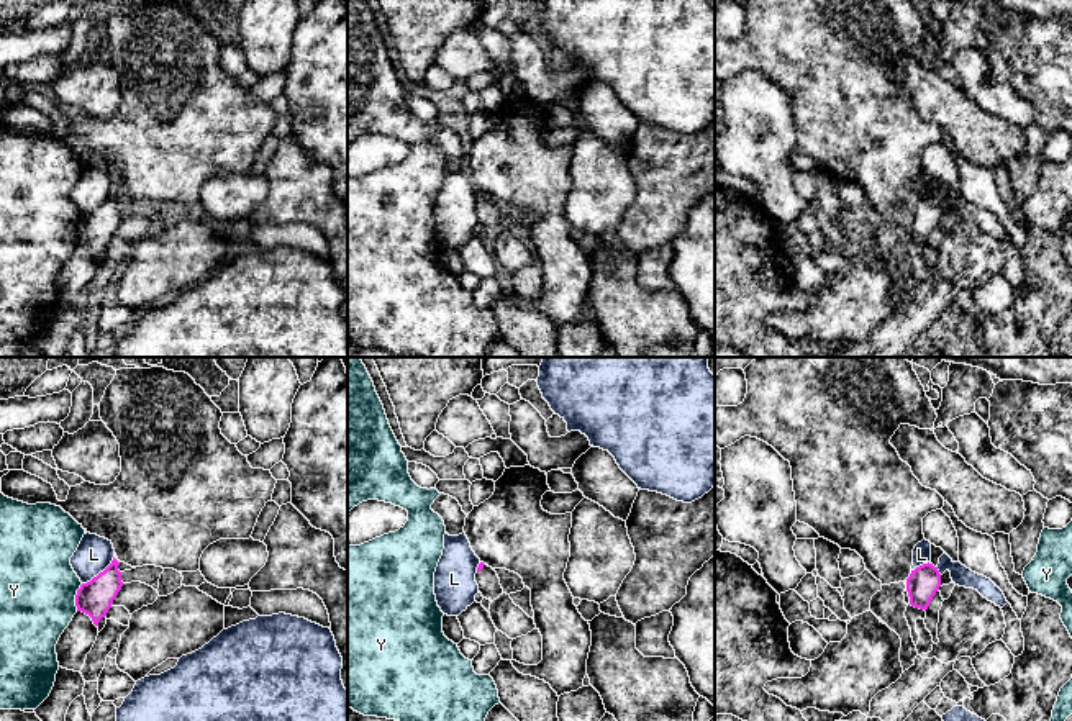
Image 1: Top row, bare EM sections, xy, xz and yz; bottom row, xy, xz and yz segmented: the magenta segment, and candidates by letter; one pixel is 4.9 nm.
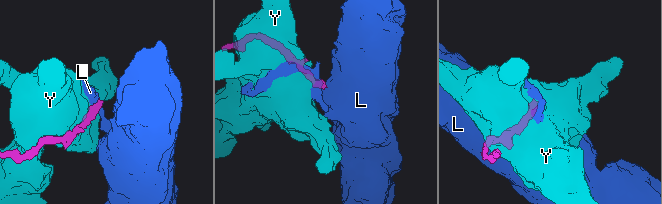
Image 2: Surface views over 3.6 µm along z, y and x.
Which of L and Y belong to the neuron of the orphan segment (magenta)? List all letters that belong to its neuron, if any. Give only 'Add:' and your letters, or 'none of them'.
Add: none of them

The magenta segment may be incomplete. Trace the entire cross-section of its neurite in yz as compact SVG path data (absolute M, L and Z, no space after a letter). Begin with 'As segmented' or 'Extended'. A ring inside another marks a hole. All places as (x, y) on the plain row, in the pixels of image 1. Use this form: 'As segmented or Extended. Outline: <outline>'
Extended. Outline: M931 177L931 193L911 203L906 211L906 224L910 238L920 243L928 243L933 229L941 220L941 206L938 203L939 190L944 187L941 180Z

